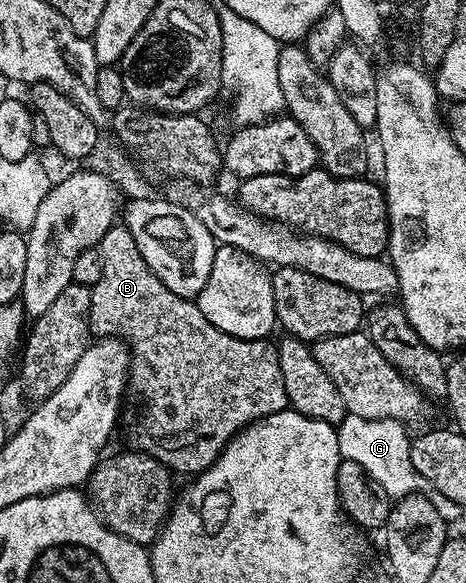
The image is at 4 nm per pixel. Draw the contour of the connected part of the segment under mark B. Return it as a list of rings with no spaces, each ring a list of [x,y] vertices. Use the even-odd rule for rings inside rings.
[[[115,223],[111,226],[110,230],[104,235],[102,239],[100,239],[98,245],[96,246],[98,254],[100,255],[100,279],[92,288],[90,289],[90,327],[91,330],[98,337],[116,337],[121,339],[128,346],[130,351],[130,379],[129,384],[132,386],[133,392],[134,389],[136,392],[142,396],[142,401],[146,406],[142,409],[142,418],[138,421],[138,441],[140,444],[141,452],[148,454],[149,457],[154,457],[160,464],[166,466],[167,469],[173,471],[175,474],[178,473],[190,473],[189,475],[197,475],[202,473],[208,467],[212,467],[212,463],[214,460],[222,454],[223,447],[226,446],[228,442],[237,435],[237,433],[241,433],[243,429],[246,428],[247,425],[251,425],[254,421],[260,421],[263,417],[271,417],[273,413],[279,413],[280,411],[284,411],[290,404],[290,400],[288,399],[288,391],[284,391],[284,375],[280,375],[280,359],[278,358],[278,350],[275,348],[273,344],[269,345],[271,342],[269,340],[263,339],[260,341],[249,341],[248,339],[236,339],[236,335],[228,335],[224,331],[220,331],[220,327],[216,327],[212,323],[208,323],[208,319],[204,319],[204,311],[200,311],[200,307],[188,297],[181,297],[180,295],[176,295],[172,291],[168,291],[168,287],[164,287],[164,283],[160,283],[160,279],[158,276],[152,272],[152,270],[148,267],[148,263],[144,263],[144,255],[140,255],[140,247],[136,247],[136,239],[132,239],[132,231],[128,231],[126,229],[125,224]]]

